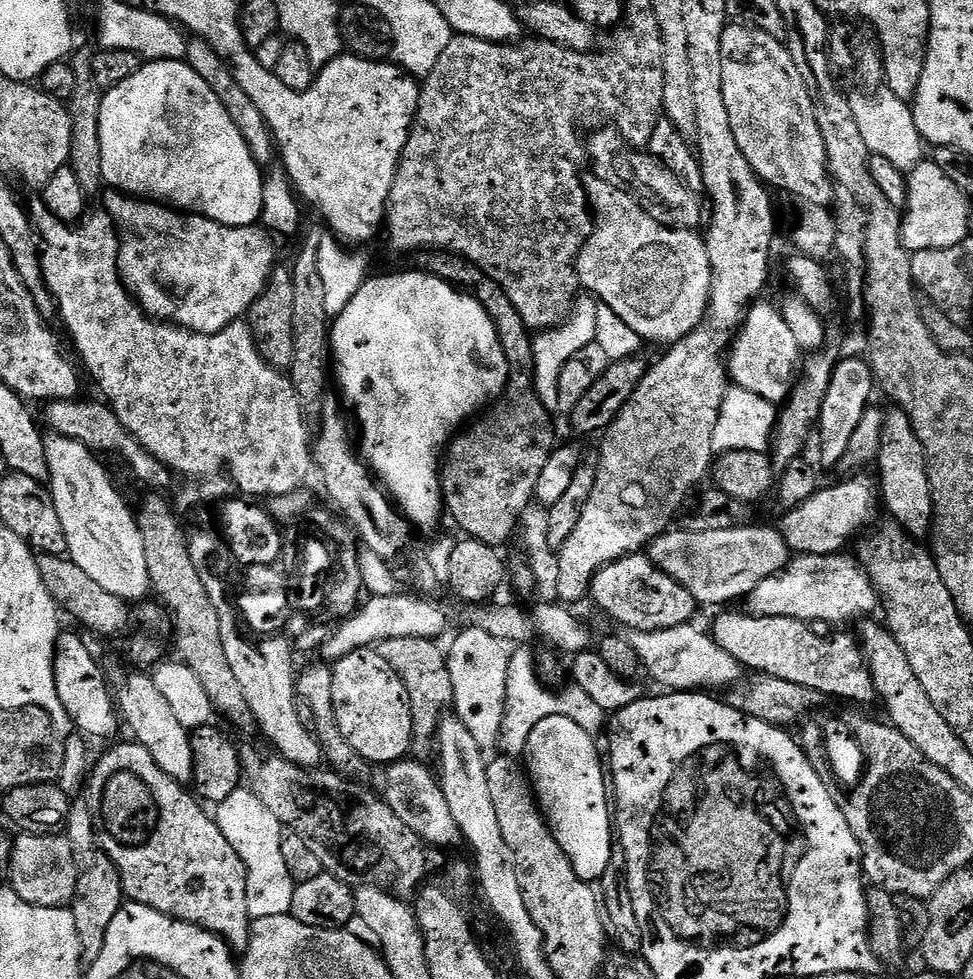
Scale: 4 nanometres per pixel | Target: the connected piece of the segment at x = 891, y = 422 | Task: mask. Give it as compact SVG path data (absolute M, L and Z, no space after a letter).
M892 406L884 412L882 422L881 446L875 463L880 464L878 492L882 504L888 507L887 515L895 520L909 536L924 538L932 531L932 495L928 467L924 461L924 447L914 434L910 418L898 406Z

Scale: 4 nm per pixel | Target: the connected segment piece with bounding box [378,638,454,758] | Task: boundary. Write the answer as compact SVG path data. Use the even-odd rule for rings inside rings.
M390 638L378 645L378 651L386 662L390 662L390 670L402 678L406 686L406 694L410 698L410 714L412 715L412 752L424 758L428 747L433 747L436 738L436 727L452 708L454 686L450 682L448 657L443 647L439 648L435 639L426 638Z

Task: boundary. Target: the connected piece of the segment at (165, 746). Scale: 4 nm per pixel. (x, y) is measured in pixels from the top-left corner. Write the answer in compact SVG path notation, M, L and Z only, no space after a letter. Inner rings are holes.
M132 674L124 684L120 696L118 692L118 711L132 727L135 743L141 744L146 750L150 750L150 758L158 762L158 766L166 774L170 774L179 784L185 786L192 784L192 771L194 770L194 750L189 729L178 722L174 715L174 709L166 703L166 698L158 686L154 686L151 675Z

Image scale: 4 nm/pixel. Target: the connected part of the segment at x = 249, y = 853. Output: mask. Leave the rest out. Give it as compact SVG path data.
M248 788L236 789L217 805L214 819L235 853L247 866L247 912L252 919L285 916L291 913L296 881L286 867L281 842L284 827L278 818Z

